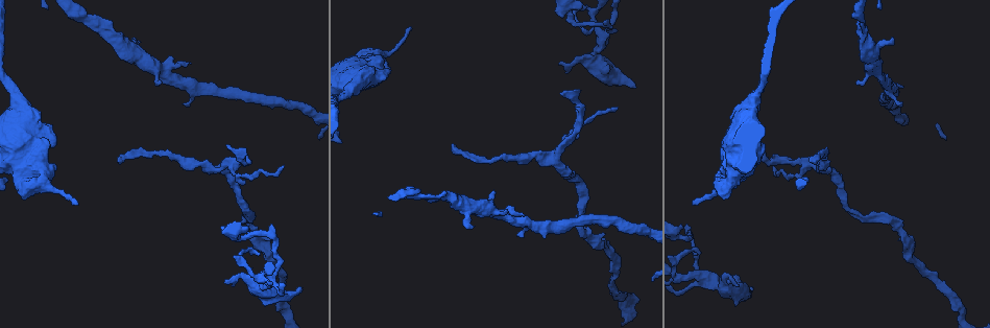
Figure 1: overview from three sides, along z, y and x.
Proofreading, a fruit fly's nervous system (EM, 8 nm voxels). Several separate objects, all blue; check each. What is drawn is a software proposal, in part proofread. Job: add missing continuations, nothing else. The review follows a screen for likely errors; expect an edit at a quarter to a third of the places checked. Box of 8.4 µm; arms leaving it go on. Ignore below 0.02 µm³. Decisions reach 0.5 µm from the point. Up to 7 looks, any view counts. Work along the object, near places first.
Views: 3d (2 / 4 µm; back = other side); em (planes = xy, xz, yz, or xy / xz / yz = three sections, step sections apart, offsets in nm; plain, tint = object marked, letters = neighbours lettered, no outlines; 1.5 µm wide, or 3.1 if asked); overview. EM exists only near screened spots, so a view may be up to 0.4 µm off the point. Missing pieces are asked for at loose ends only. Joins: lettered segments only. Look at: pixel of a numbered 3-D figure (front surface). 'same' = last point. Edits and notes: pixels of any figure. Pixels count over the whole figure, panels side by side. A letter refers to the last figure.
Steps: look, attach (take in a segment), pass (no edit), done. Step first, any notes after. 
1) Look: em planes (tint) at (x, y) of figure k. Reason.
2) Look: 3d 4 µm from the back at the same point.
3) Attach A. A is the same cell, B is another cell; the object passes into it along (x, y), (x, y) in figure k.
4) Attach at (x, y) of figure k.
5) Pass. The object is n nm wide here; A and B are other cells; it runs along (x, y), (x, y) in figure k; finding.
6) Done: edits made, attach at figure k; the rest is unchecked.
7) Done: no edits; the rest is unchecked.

Look: em planes (letters) at (751, 289) of figure 1. Branch stops here.

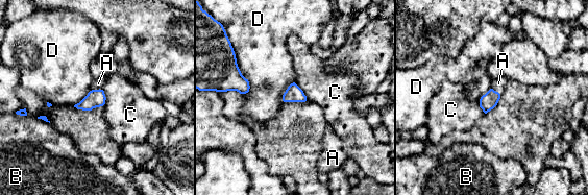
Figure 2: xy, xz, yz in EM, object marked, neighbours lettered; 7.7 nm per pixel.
Attach at (98, 83) of figure 2. A is the same cell, B, C and D are other cells; the object passes into it along (95, 98), (96, 90), (98, 83) in figure 2; the cell continues.

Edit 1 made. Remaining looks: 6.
Look: em planes (letters) at (227, 144) of figure 1. Thin end.

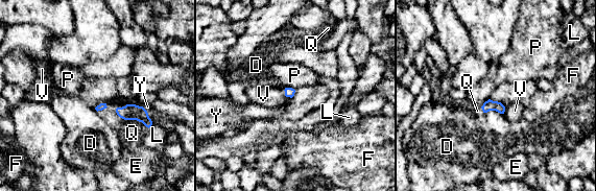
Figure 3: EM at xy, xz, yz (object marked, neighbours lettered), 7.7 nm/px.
Attach at (132, 133) of figure 3. Q is the same cell, D, E, F, L, P, V and Y are other cells; the object passes into it along (130, 112), (130, 119), (132, 133) in figure 3; it goes on there.

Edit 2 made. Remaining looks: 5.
Look: overview.

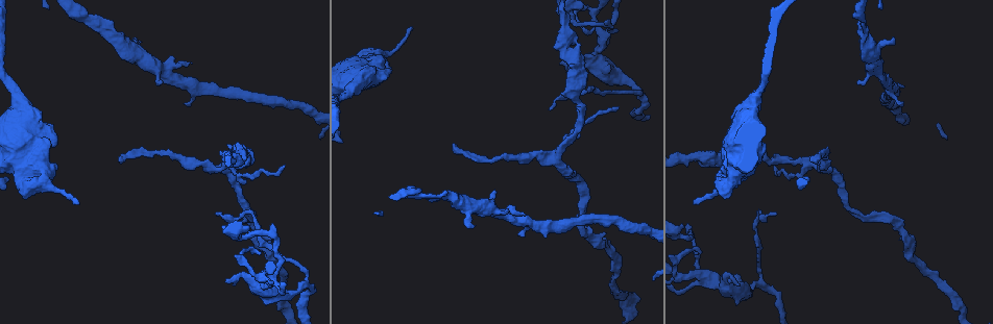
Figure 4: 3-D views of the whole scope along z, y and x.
Look: em 3.1 µm planes (letters) at (48, 150) of figure 4. Thick end.

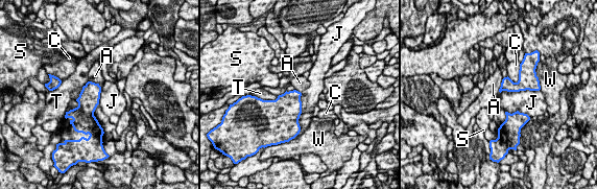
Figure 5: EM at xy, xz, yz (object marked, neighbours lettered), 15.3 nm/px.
Attach at (95, 75) of figure 5. The longest contact is with J, 600 nm; A is the same cell, C, J, S, T and W are other cells; it goes on there.

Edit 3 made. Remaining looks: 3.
Done: edits made, attach at figure 2, attach at figure 3, attach at figure 5; the rest is unchecked.

